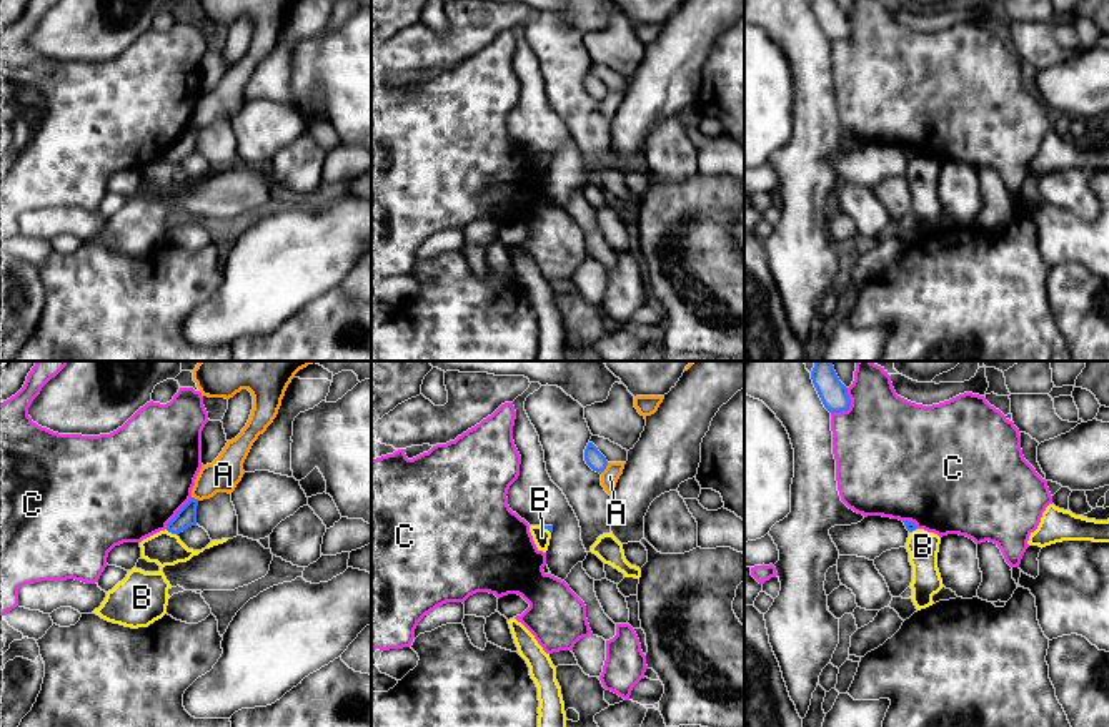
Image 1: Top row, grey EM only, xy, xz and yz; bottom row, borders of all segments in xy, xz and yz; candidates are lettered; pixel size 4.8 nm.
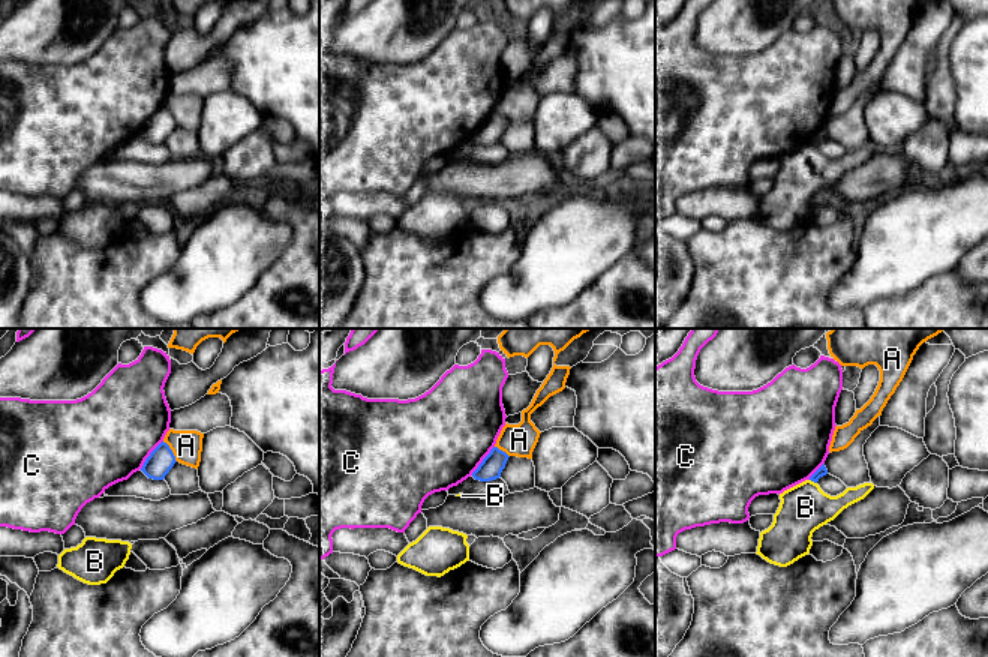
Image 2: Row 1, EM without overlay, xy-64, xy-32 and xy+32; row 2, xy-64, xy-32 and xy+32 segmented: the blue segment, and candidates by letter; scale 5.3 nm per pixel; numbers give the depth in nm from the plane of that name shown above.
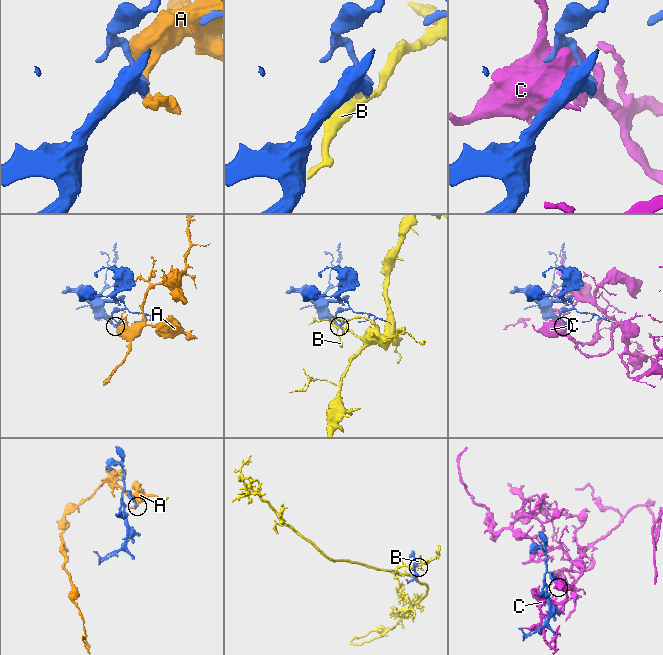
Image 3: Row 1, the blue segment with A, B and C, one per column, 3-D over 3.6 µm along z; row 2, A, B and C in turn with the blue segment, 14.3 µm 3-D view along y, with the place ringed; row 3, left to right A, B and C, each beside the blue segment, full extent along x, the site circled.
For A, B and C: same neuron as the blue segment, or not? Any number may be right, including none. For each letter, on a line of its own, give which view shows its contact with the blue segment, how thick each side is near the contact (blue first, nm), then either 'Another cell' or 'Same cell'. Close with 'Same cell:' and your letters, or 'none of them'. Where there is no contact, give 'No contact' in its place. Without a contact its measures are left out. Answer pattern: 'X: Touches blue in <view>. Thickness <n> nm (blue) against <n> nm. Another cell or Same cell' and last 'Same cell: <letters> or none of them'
A: Touches blue in xz. Thickness 90 nm (blue) against 90 nm. Another cell
B: Touches blue in xy. Thickness 100 nm (blue) against 160 nm. Another cell
C: Touches blue in yz. Thickness 140 nm (blue) against 480 nm. Another cell
Same cell: none of them

